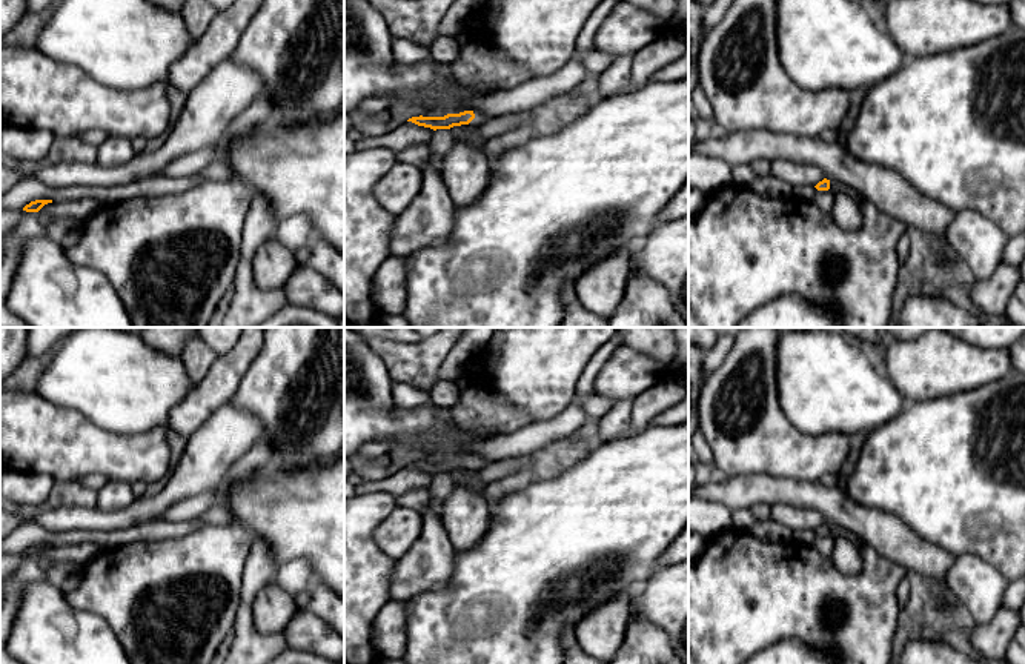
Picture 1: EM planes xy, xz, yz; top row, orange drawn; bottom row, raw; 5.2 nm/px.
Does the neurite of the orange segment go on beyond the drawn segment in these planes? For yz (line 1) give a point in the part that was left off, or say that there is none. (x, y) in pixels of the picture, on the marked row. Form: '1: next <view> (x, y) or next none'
1: next none

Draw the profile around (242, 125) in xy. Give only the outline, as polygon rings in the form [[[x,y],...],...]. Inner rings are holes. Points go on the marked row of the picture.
[[[238,115],[229,126],[226,137],[227,138],[238,138],[240,135],[244,135],[254,129],[260,128],[257,118],[254,117],[243,117]]]

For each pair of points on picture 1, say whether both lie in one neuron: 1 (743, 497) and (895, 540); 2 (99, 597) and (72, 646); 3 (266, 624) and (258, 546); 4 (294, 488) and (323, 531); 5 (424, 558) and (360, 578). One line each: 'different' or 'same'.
1: same
2: different
3: different
4: same
5: different

